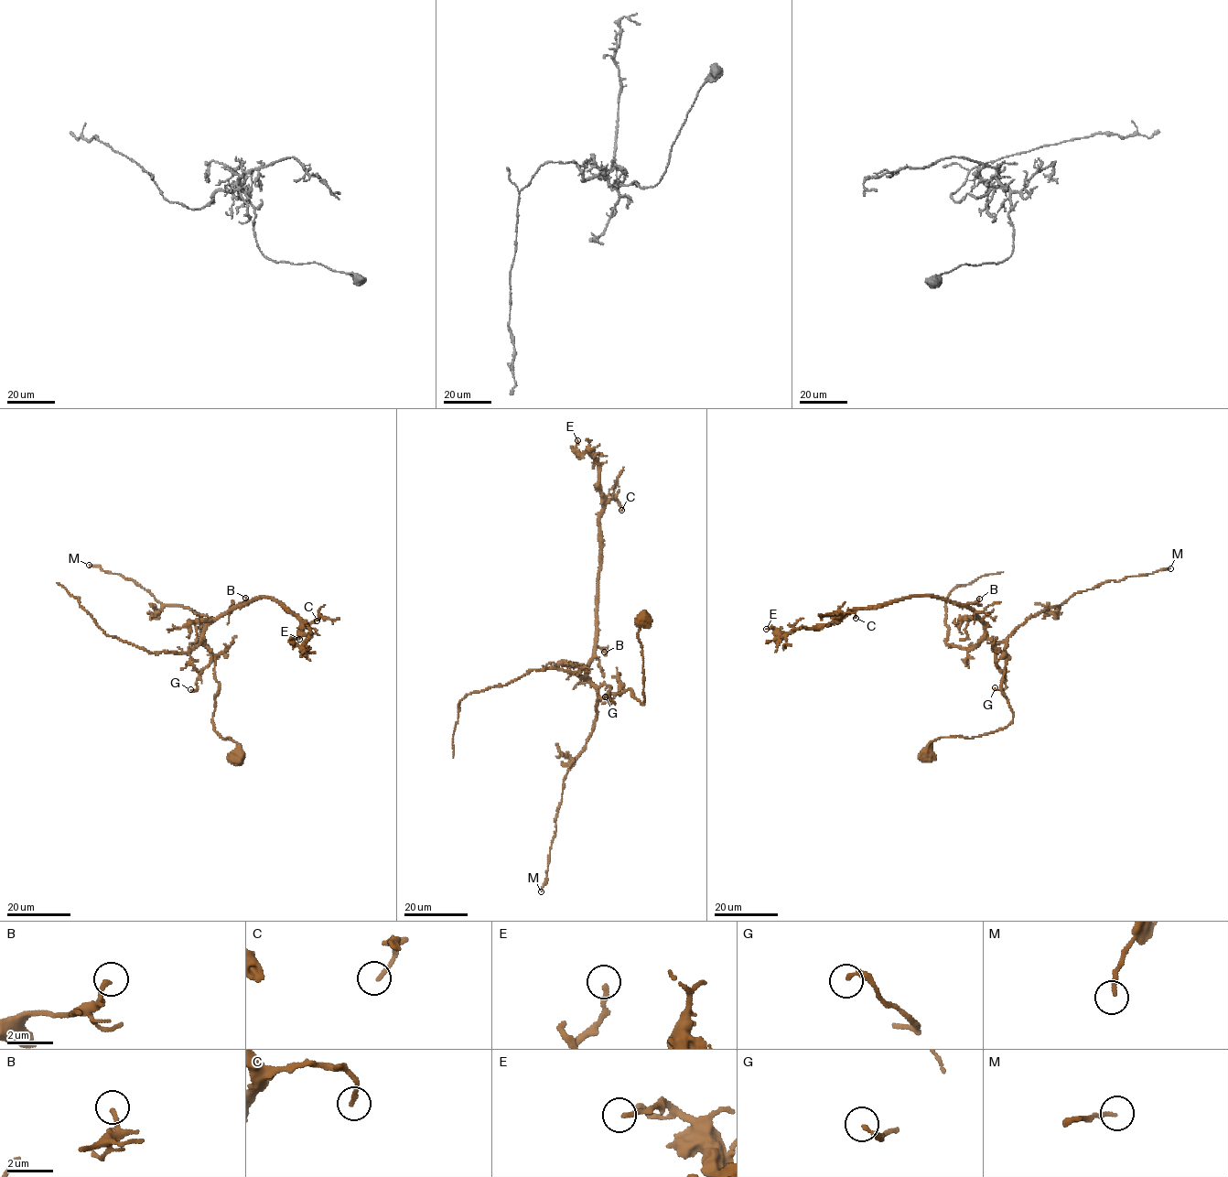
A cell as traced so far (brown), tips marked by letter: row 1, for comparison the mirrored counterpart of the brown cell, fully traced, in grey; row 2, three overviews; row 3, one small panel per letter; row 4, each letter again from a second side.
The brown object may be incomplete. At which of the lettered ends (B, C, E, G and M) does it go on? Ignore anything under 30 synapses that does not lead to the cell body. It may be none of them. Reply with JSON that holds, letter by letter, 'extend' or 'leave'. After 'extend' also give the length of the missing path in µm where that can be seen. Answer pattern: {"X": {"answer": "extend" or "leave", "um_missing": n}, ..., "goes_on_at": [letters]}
{"B": {"answer": "leave"}, "C": {"answer": "leave"}, "E": {"answer": "leave"}, "G": {"answer": "leave"}, "M": {"answer": "leave"}, "goes_on_at": []}

